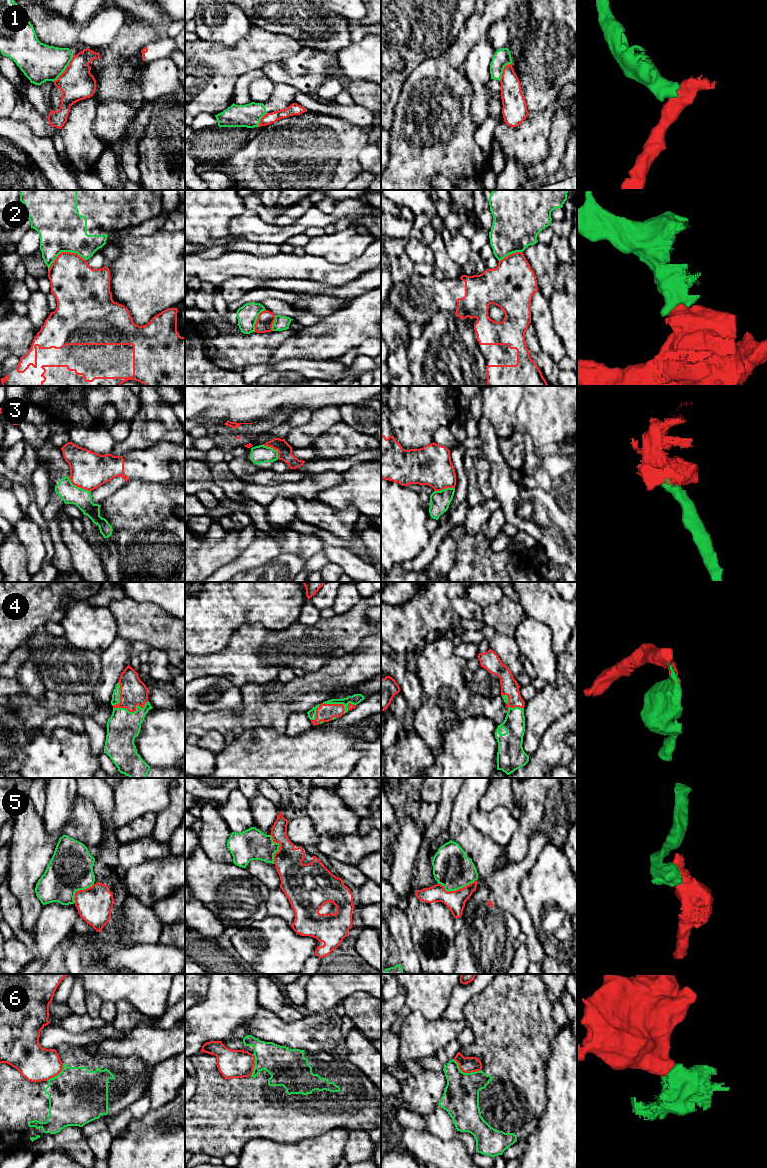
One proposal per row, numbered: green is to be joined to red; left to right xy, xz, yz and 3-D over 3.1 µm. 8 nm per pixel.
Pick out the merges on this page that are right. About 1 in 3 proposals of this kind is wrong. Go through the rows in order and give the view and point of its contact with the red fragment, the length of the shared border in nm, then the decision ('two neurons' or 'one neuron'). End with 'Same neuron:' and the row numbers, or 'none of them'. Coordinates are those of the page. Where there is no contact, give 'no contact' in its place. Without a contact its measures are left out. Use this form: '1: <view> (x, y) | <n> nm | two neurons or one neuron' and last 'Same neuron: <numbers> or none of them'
1: xy (65, 69) | 260 nm | two neurons
2: xy (63, 252) | 320 nm | two neurons
3: xy (78, 486) | 220 nm | two neurons
4: xy (132, 711) | 300 nm | one neuron
5: yz (456, 890) | 320 nm | two neurons
6: yz (465, 1072) | 240 nm | two neurons
Same neuron: 4

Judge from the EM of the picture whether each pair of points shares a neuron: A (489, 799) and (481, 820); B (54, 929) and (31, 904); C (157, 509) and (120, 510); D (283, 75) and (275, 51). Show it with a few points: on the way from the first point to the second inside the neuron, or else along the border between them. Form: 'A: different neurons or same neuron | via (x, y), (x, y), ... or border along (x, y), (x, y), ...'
A: different neurons | border along (476, 807), (482, 810), (506, 807), (509, 810)
B: different neurons | border along (43, 905), (38, 921), (32, 931)
C: same neuron | via (148, 510), (129, 510)
D: different neurons | border along (299, 50), (283, 59), (268, 62), (260, 69)

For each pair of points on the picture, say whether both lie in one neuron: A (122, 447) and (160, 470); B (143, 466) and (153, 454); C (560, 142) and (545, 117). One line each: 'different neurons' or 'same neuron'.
A: different neurons
B: same neuron
C: different neurons

